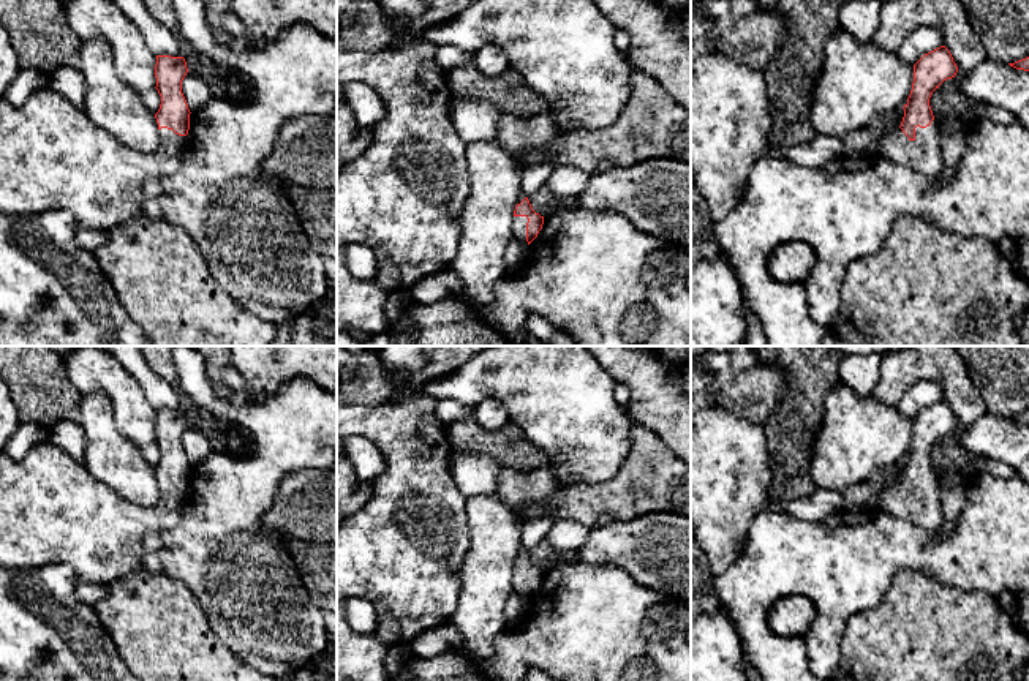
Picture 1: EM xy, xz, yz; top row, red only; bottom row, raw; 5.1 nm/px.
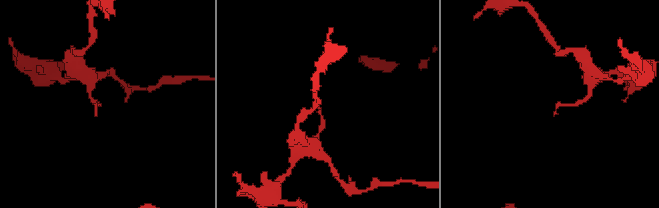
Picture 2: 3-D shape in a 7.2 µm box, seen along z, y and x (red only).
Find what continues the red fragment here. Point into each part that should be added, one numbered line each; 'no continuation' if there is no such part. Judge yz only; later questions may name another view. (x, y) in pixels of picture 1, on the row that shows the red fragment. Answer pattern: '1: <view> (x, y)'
1: yz (922, 155)

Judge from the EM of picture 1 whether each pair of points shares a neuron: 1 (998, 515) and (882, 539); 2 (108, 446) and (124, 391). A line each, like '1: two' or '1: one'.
1: one
2: two

